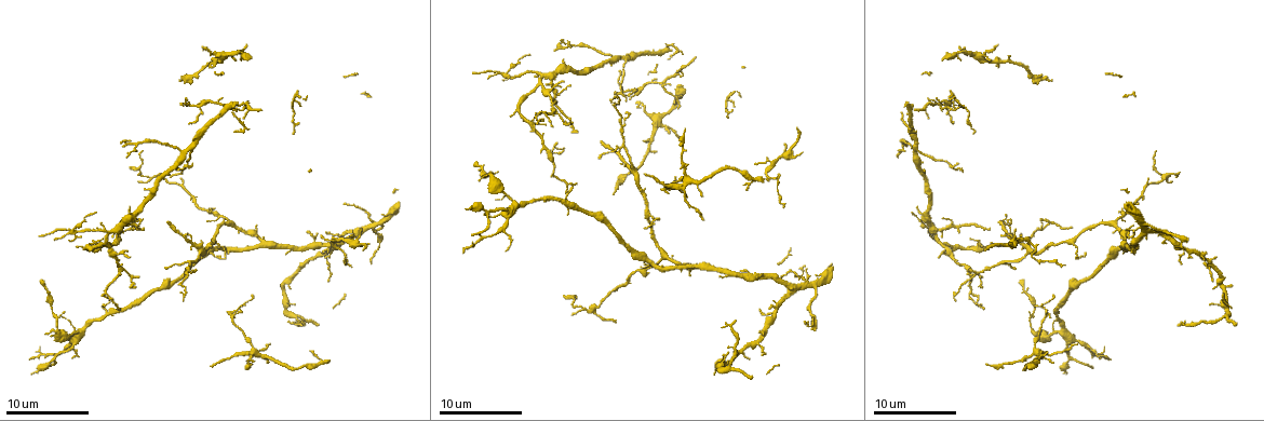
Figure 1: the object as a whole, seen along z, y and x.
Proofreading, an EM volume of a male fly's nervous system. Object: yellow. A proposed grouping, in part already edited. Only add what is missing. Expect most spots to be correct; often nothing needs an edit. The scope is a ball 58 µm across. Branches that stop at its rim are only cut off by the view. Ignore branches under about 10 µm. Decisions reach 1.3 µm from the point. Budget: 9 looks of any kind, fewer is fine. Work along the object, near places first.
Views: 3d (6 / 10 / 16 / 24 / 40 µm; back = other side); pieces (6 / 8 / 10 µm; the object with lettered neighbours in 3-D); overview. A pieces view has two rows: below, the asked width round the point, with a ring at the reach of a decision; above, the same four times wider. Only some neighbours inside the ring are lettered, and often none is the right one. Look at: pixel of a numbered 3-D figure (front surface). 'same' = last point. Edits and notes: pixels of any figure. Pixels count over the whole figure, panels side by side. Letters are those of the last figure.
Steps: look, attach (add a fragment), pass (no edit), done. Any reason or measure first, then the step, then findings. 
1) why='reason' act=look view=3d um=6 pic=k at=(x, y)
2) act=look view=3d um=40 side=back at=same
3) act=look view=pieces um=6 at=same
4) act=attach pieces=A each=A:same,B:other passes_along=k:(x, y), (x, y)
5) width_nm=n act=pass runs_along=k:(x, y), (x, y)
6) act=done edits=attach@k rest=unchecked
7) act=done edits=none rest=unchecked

why='thin end' act=look view=pieces um=8 pic=1 at=(938, 258)

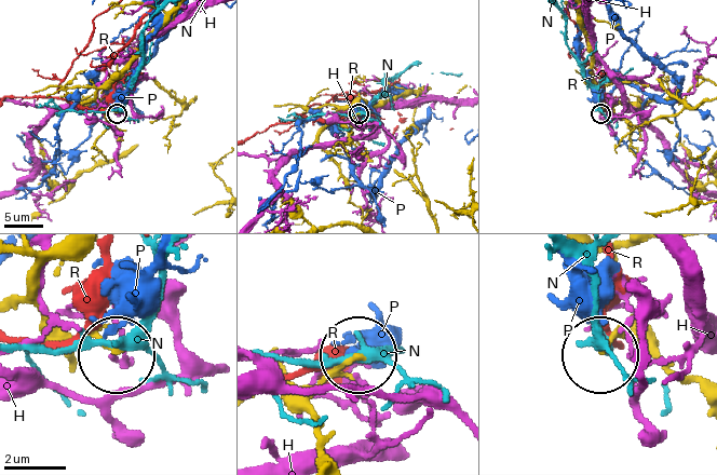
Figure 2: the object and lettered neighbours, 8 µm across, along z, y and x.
act=pass each=H:other,N:other,P:other,R:other found='no lettered fragment goes on from it'

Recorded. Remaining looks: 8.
why='free end' act=look view=pieces um=8 pic=1 at=(569, 125)

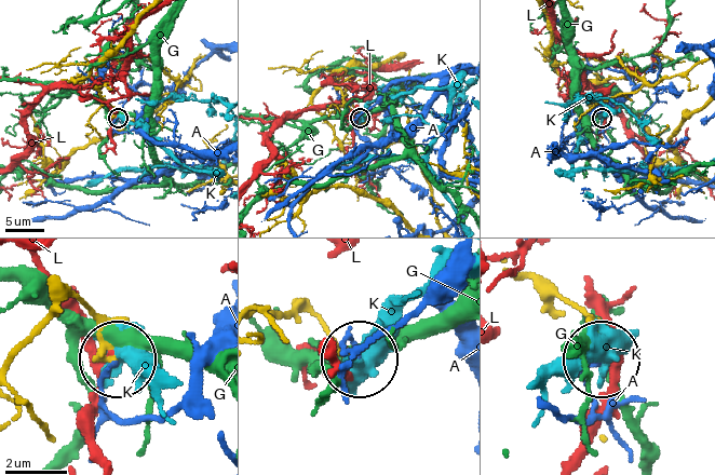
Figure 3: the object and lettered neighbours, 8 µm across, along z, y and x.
act=pass each=A:other,G:other,K:other,L:other found='no lettered fragment goes on from it'

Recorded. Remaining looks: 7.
why='thin end' act=look view=3d um=6 pic=1 at=(614, 191)

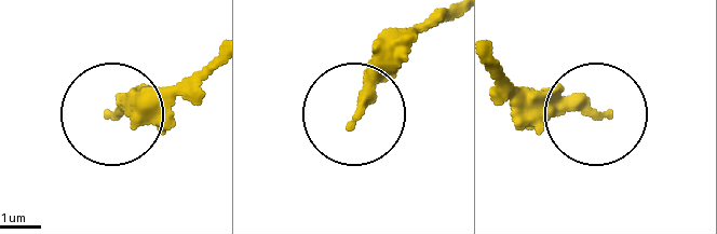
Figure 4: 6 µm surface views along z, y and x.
act=look view=pieces um=8 pic=4 at=(603, 114)

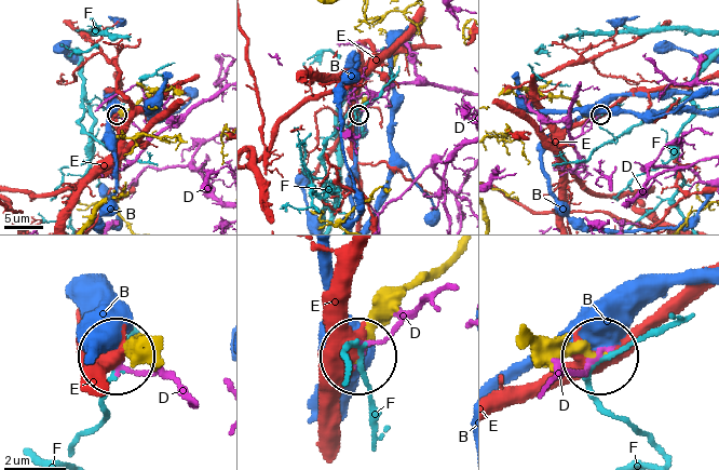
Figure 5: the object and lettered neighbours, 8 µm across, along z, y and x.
act=pass each=B:other,D:other,E:other,F:other found='no lettered fragment goes on from it'

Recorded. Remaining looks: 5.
why='free end' act=look view=pieces um=6 pic=1 at=(308, 233)

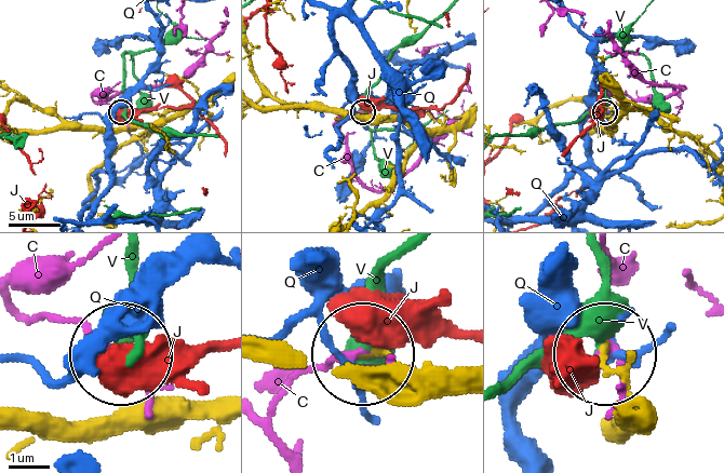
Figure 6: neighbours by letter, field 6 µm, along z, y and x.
act=pass each=C:other,J:other,Q:other,V:other found='no lettered fragment goes on from it'

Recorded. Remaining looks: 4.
act=done edits=none rest=unchecked

